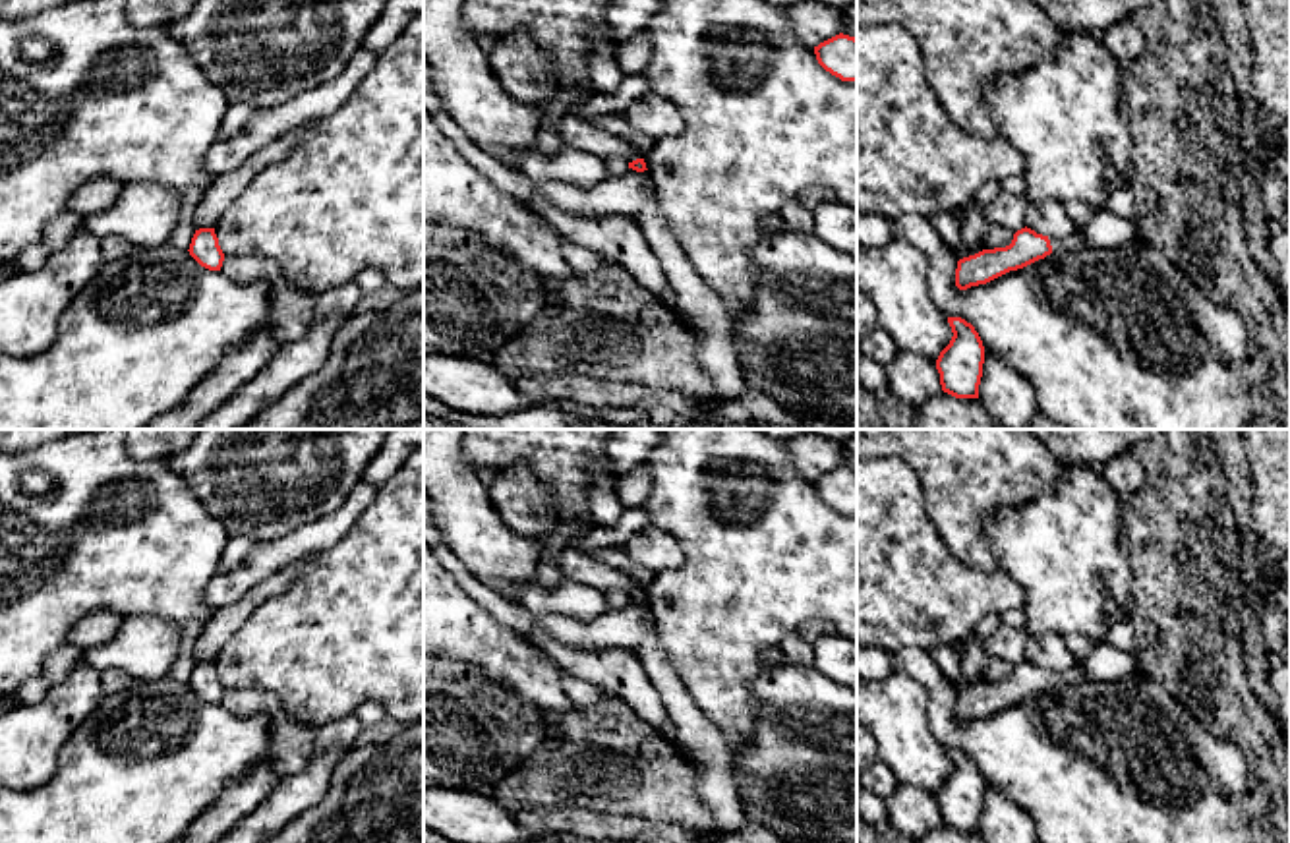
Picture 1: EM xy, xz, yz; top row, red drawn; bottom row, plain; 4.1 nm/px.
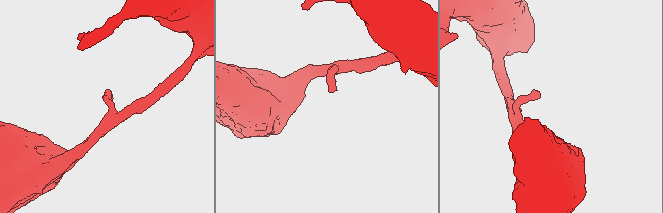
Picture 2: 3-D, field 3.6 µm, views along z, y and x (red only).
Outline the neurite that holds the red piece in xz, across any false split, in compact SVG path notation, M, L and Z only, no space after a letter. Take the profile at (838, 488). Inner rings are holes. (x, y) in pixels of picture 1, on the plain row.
M836 468L814 480L818 497L841 514L857 514L857 472Z

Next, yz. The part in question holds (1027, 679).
M1025 659L1013 667L1010 679L982 683L959 692L955 702L955 719L959 723L967 723L971 719L986 717L1010 704L1017 704L1044 692L1054 683L1079 683L1085 677L1087 673L1081 661L1075 661L1064 673L1054 673Z

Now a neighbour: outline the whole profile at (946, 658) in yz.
M934 646L930 650L932 659L936 661L936 665L940 667L942 675L953 684L957 686L961 681L961 673L963 673L963 663L961 657L955 650L955 646Z

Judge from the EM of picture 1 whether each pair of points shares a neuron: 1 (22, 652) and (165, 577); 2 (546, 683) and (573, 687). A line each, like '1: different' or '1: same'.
1: same
2: different

